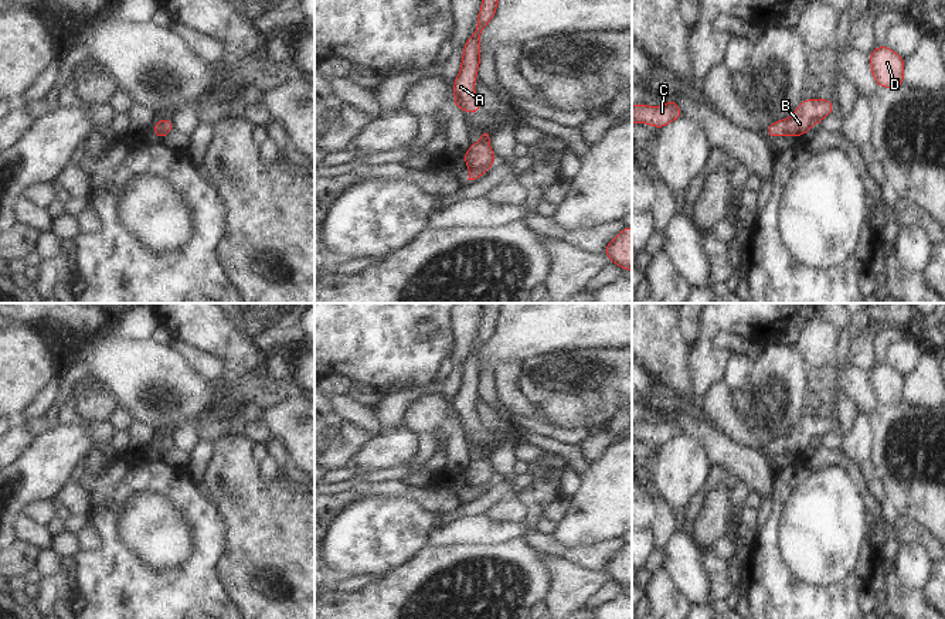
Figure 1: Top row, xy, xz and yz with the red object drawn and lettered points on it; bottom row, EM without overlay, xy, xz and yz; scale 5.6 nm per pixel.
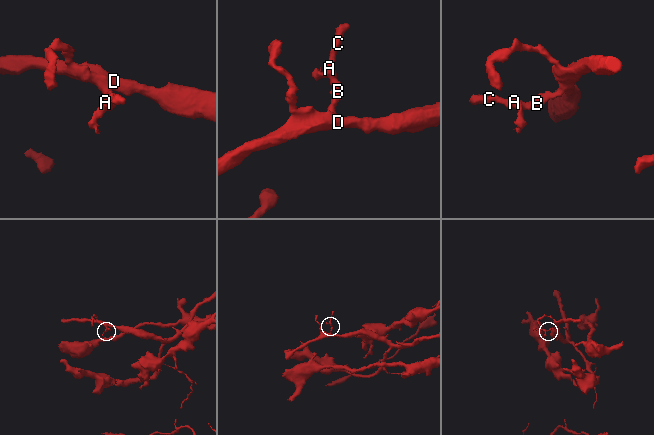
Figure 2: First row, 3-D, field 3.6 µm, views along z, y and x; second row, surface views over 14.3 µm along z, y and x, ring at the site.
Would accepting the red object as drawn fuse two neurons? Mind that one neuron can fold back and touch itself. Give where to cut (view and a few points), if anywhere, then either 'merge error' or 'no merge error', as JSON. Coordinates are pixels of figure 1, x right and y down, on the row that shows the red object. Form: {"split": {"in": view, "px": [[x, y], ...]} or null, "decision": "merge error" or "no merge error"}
{"split": null, "decision": "no merge error"}

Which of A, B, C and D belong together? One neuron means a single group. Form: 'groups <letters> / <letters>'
groups A B C D

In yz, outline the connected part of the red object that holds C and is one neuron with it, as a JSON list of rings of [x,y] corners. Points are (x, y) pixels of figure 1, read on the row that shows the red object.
[[[673,98],[666,105],[655,108],[646,103],[632,105],[632,123],[646,123],[662,129],[680,118],[684,118],[684,115]]]

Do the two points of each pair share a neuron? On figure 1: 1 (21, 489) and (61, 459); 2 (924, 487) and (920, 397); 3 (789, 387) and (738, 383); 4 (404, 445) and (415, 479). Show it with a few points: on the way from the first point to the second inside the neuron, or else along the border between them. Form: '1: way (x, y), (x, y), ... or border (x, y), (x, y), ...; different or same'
1: way (31, 479), (51, 462); same
2: border (904, 401), (930, 408); different
3: border (754, 363), (748, 383), (733, 394); different
4: border (420, 435), (420, 449), (404, 465); different

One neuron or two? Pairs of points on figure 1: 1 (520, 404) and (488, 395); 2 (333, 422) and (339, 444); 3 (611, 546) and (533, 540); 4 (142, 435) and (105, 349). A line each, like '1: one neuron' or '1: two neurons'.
1: two neurons
2: two neurons
3: one neuron
4: two neurons

